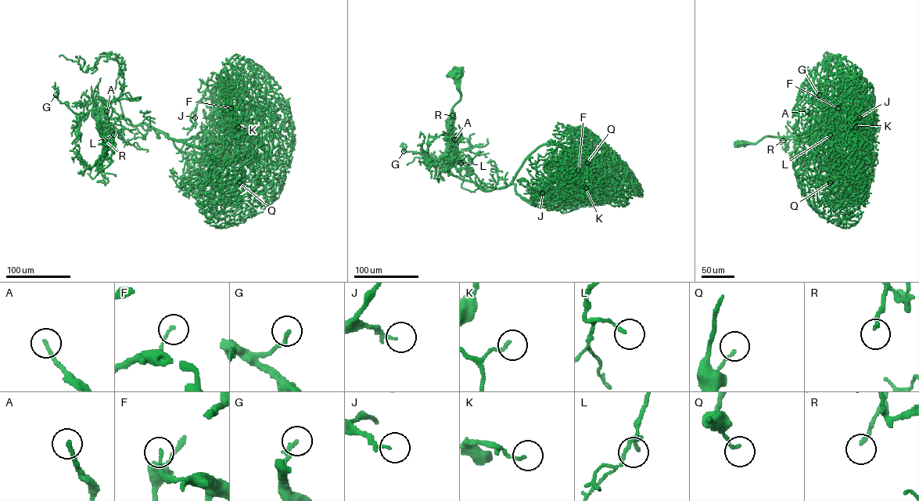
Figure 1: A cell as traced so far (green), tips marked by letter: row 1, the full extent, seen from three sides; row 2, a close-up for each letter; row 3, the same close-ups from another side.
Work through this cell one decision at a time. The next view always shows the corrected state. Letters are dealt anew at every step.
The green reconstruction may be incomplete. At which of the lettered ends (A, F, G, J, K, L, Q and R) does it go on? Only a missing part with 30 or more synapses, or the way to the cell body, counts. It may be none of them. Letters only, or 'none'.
none

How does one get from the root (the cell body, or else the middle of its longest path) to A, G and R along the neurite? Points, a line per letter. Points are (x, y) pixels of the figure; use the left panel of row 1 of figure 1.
A: (110, 142), (113, 136), (102, 136), (97, 128), (98, 120), (106, 120), (106, 111)
G: (110, 142), (113, 136), (102, 136), (97, 128), (92, 102), (74, 113), (55, 95)
R: (110, 142), (113, 136), (102, 136), (101, 133), (105, 140)

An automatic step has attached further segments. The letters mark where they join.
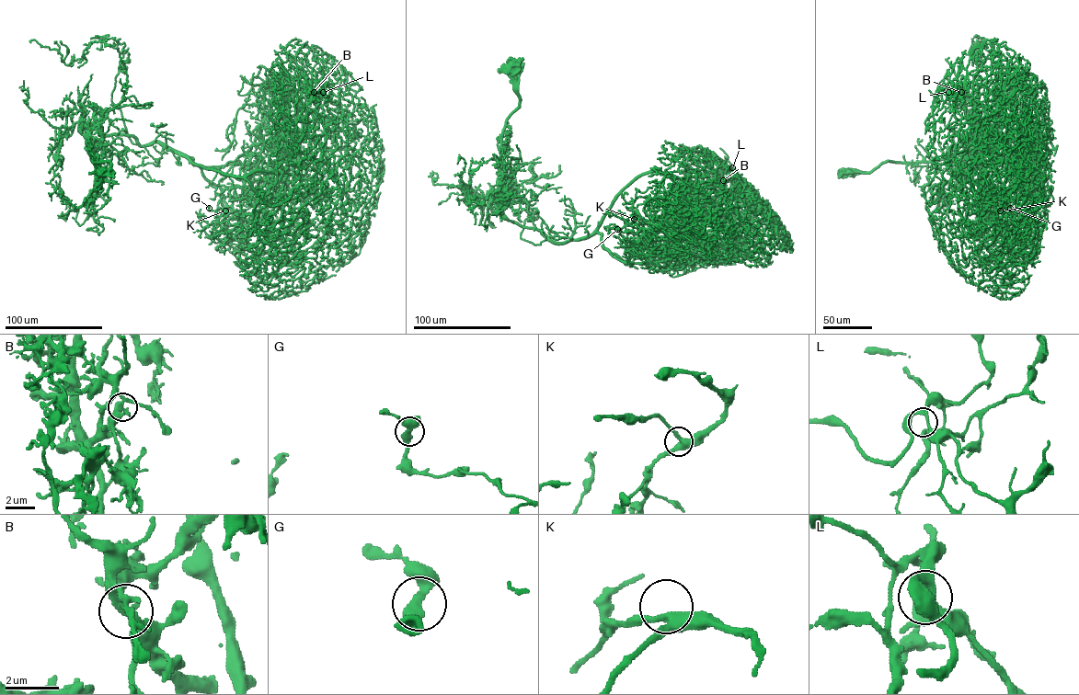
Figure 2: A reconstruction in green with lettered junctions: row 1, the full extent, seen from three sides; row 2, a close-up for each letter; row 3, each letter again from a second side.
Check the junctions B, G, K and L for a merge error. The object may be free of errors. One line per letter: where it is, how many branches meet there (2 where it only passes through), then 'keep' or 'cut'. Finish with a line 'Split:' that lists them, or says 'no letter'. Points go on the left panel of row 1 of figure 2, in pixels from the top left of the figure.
B: place (314, 92); branches 4; cut
G: place (209, 208); branches 2; keep
K: place (225, 210); branches 3; keep
L: place (323, 92); branches 3; keep
Split: B

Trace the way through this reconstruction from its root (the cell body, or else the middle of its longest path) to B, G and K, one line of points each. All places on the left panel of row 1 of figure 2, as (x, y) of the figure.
B: (107, 171), (110, 162), (86, 148), (131, 134), (232, 176), (282, 172), (315, 92)
G: (107, 171), (110, 162), (86, 148), (110, 135), (190, 156), (250, 245), (229, 238), (228, 211), (209, 208)
K: (107, 171), (110, 162), (86, 150), (106, 136), (166, 144), (220, 187), (249, 245), (229, 238), (225, 210)

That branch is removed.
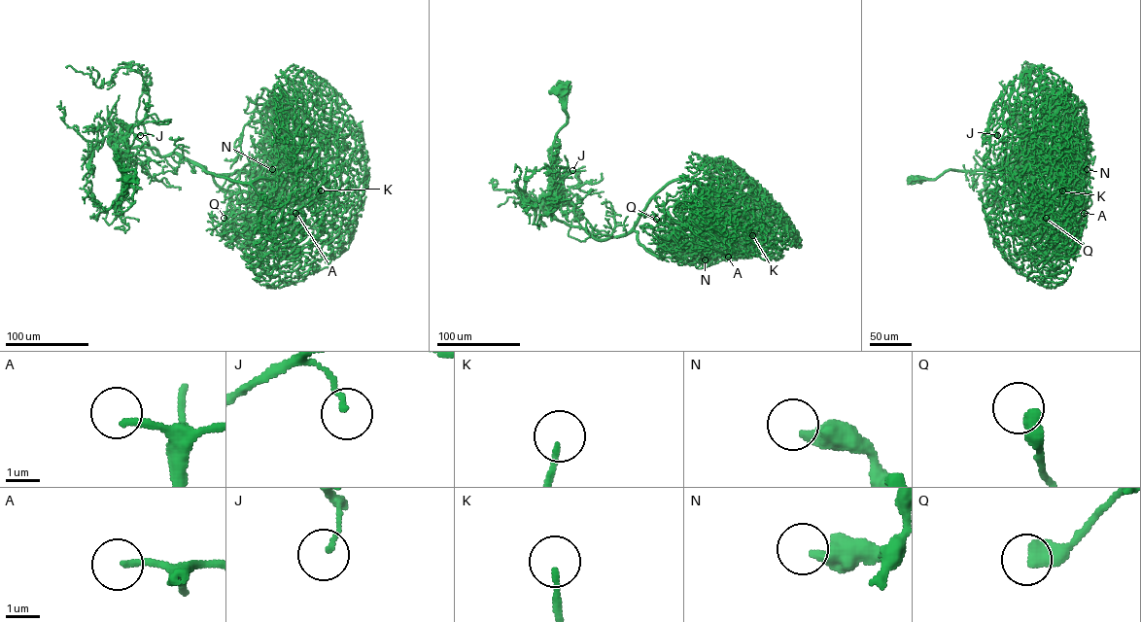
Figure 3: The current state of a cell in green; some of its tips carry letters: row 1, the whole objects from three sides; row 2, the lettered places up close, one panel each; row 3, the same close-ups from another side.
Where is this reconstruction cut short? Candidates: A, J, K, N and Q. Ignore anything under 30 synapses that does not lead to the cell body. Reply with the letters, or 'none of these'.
A, K

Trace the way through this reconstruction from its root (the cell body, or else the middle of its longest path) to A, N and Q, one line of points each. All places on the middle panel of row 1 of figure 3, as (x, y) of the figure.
A: (564, 87), (546, 198), (555, 217), (600, 239), (636, 231), (662, 257), (721, 230), (735, 248), (728, 257)
N: (564, 87), (567, 122), (553, 144), (549, 211), (598, 239), (636, 231), (663, 257), (698, 243), (705, 259)
Q: (564, 87), (567, 122), (553, 144), (549, 211), (598, 239), (636, 231), (661, 257), (687, 227), (656, 219)

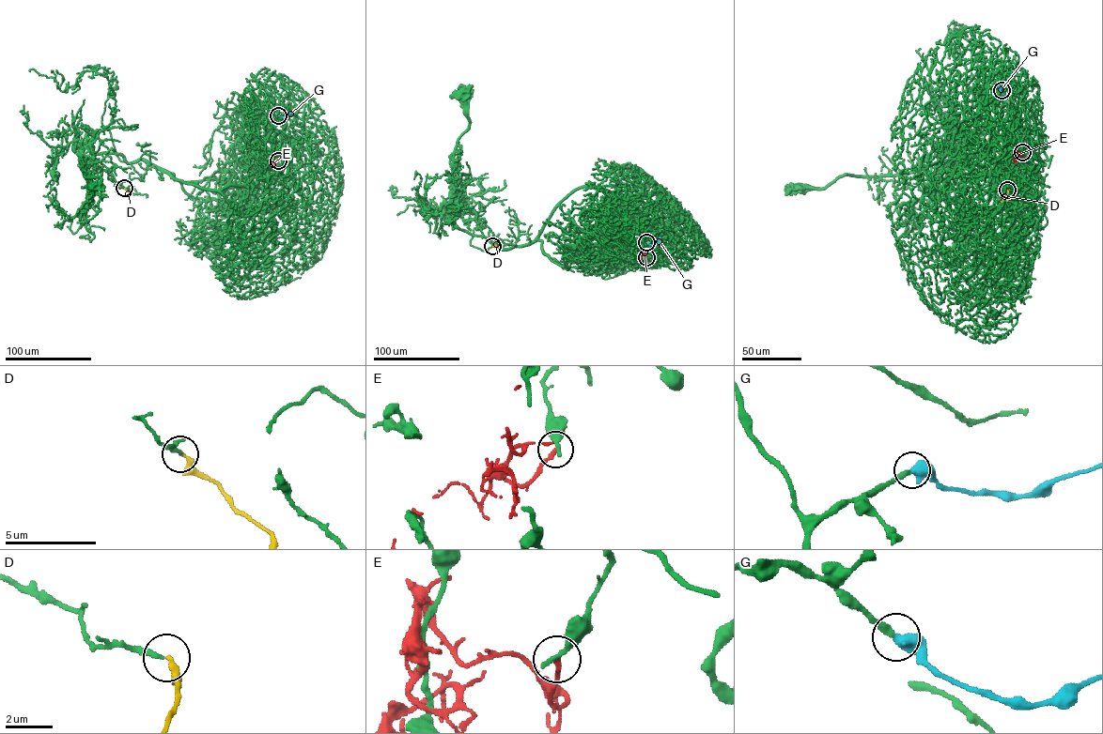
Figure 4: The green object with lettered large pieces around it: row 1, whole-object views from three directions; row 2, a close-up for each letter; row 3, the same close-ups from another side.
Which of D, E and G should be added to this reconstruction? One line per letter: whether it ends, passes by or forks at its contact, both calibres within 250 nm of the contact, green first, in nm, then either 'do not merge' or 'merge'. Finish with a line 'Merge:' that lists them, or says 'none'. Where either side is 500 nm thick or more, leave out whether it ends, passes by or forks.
D: it ends there; 170 nm thick on the green side, 260 nm on the other; merge
E: it ends there; 300 nm thick on the green side, 190 nm on the other; do not merge
G: 320 nm thick on the green side, 600 nm on the other; merge
Merge: D, G

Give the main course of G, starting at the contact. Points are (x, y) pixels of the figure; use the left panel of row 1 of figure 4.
G: (278, 115), (291, 114)

